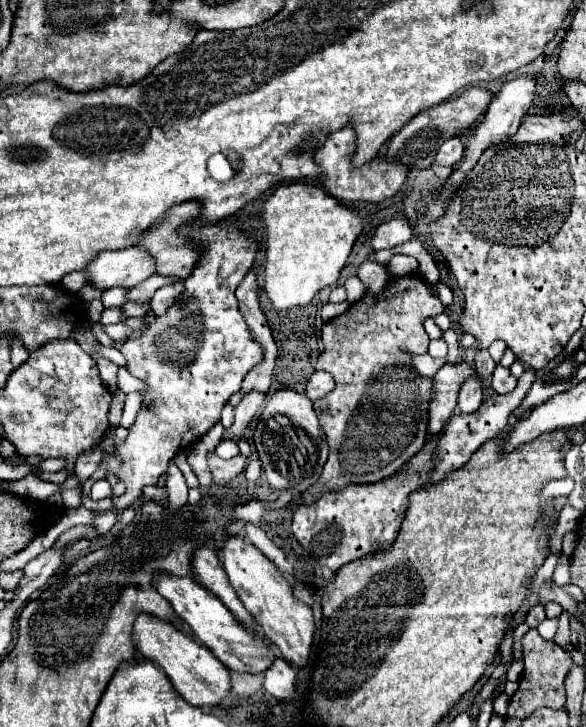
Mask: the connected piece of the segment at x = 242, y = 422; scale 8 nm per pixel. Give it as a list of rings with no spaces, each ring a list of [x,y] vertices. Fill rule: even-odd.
[[[251,390],[249,394],[243,396],[243,400],[239,402],[239,406],[235,406],[235,422],[233,422],[233,426],[229,428],[229,432],[231,432],[233,436],[237,436],[237,438],[243,436],[245,428],[251,424],[253,416],[257,414],[257,408],[263,406],[265,398],[267,398],[267,394],[263,394],[263,392],[259,392],[259,390]]]

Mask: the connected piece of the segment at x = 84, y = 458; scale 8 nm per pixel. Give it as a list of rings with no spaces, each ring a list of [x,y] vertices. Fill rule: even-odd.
[[[95,446],[84,452],[76,461],[75,475],[82,486],[91,477],[91,475],[98,469],[102,453],[99,446]]]

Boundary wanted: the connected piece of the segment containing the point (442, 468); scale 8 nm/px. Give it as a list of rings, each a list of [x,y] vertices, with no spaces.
[[[527,368],[527,370],[521,374],[519,384],[517,384],[517,388],[515,388],[511,394],[505,394],[505,396],[501,396],[501,394],[491,394],[489,398],[483,400],[483,404],[479,406],[479,410],[477,410],[475,414],[455,414],[455,416],[451,416],[449,424],[445,426],[445,432],[439,434],[439,458],[435,460],[437,470],[435,470],[435,474],[431,476],[431,482],[429,482],[429,484],[441,482],[447,472],[451,472],[451,470],[463,466],[463,464],[471,458],[471,454],[473,454],[481,444],[485,444],[487,440],[497,438],[503,430],[507,430],[513,412],[517,410],[517,406],[523,402],[523,398],[525,398],[527,392],[531,390],[531,384],[535,382],[535,374],[537,374],[537,370]]]

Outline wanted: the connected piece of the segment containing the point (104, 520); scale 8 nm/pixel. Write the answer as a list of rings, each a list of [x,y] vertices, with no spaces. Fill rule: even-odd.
[[[111,506],[109,510],[99,512],[99,516],[91,522],[91,526],[95,528],[95,532],[97,532],[99,536],[103,536],[103,534],[107,534],[107,532],[113,528],[115,522],[117,522],[117,510],[115,510],[115,506]]]

